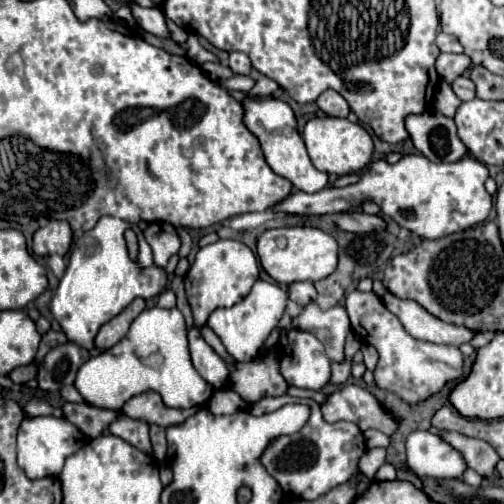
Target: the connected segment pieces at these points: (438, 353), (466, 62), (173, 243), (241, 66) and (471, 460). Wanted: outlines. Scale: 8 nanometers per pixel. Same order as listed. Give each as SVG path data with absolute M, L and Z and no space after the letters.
M354 290L346 296L344 306L354 332L362 334L362 340L372 344L380 354L378 366L374 370L376 386L398 394L406 402L418 402L424 400L430 392L438 392L446 382L462 376L464 356L456 346L440 346L412 338L374 292Z
M440 54L436 60L436 70L448 84L452 84L464 72L468 72L470 66L472 60L466 54Z
M154 222L144 230L144 238L154 252L154 266L158 266L158 268L164 268L168 264L170 256L178 254L178 250L180 250L180 238L172 224Z
M232 52L230 58L228 58L228 62L230 62L230 68L232 68L234 74L244 74L244 76L248 76L250 70L252 70L250 58L248 58L246 54L242 54L242 52Z
M444 430L442 438L448 444L452 444L456 450L460 450L464 454L468 466L472 466L472 470L476 470L480 476L492 478L496 474L496 464L500 462L500 456L488 442L476 440L476 438L466 438L464 434L450 432L450 430Z

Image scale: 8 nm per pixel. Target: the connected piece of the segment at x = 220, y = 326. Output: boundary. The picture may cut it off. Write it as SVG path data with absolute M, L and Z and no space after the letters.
M258 280L252 286L250 294L242 302L238 302L232 308L218 308L218 310L214 310L210 314L210 318L208 318L208 326L220 336L222 344L226 346L226 352L234 360L248 362L248 360L254 360L258 356L258 350L262 348L264 340L278 326L278 322L280 322L280 318L284 314L286 302L288 302L288 294L286 294L284 288L280 288L274 282Z

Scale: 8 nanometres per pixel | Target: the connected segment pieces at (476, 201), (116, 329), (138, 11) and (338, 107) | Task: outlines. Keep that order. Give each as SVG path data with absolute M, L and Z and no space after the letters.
M422 154L404 156L396 164L388 164L384 158L370 164L370 168L362 174L360 182L344 186L344 188L324 188L314 194L296 192L280 202L276 208L286 210L290 214L302 216L322 216L322 214L340 214L358 210L358 206L366 200L376 202L382 208L382 214L396 220L402 228L418 234L420 238L442 238L454 232L462 232L474 224L480 224L488 218L492 210L492 196L486 192L484 182L488 178L488 168L466 156L454 164L430 162Z
M136 298L128 308L124 308L124 312L120 312L118 316L114 316L110 322L106 322L98 334L96 334L96 348L100 350L108 350L112 348L118 340L122 340L128 334L128 328L132 324L132 320L146 308L146 302L142 298Z
M134 6L132 14L136 18L136 22L150 34L158 36L158 38L170 38L170 30L166 24L166 16L160 8L140 8Z
M326 90L318 96L316 100L318 108L326 114L326 116L338 116L338 118L346 118L350 114L350 106L348 102L336 92L336 90Z

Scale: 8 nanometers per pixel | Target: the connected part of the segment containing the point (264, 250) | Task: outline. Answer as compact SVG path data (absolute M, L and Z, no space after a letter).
M310 226L266 230L258 238L256 252L266 274L274 278L278 284L292 284L298 280L308 280L308 282L322 280L336 270L336 262L338 262L336 240L330 234L318 228L310 228Z

